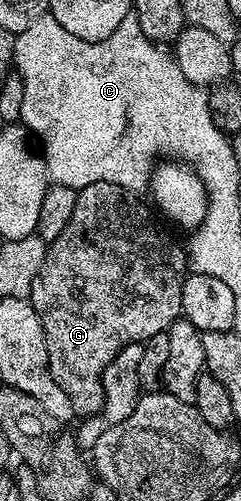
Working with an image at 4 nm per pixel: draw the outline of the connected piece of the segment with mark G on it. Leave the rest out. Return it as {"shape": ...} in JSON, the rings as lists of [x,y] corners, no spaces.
{"shape":[[[91,183],[87,187],[83,187],[75,199],[75,211],[71,211],[71,223],[67,223],[67,227],[63,227],[63,235],[59,235],[59,239],[55,239],[46,248],[43,263],[35,275],[33,286],[29,289],[27,300],[29,304],[35,307],[39,319],[43,323],[43,331],[47,339],[49,370],[55,379],[55,383],[59,383],[59,387],[63,387],[63,395],[67,395],[67,399],[71,399],[74,414],[81,419],[94,417],[103,407],[105,392],[103,391],[101,376],[105,368],[111,363],[111,359],[115,359],[115,355],[119,355],[119,351],[123,351],[131,343],[136,341],[144,343],[151,335],[166,332],[170,323],[182,316],[183,283],[187,276],[186,250],[183,248],[182,242],[180,245],[171,234],[164,233],[161,230],[160,223],[153,218],[154,210],[148,204],[145,206],[140,201],[141,199],[138,194],[131,192],[130,189],[124,189],[115,183]]]}

